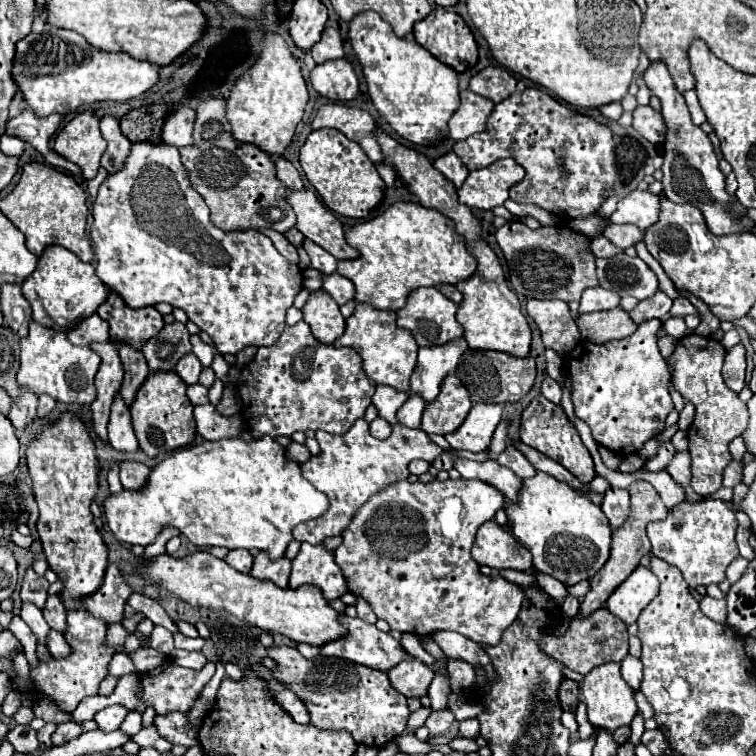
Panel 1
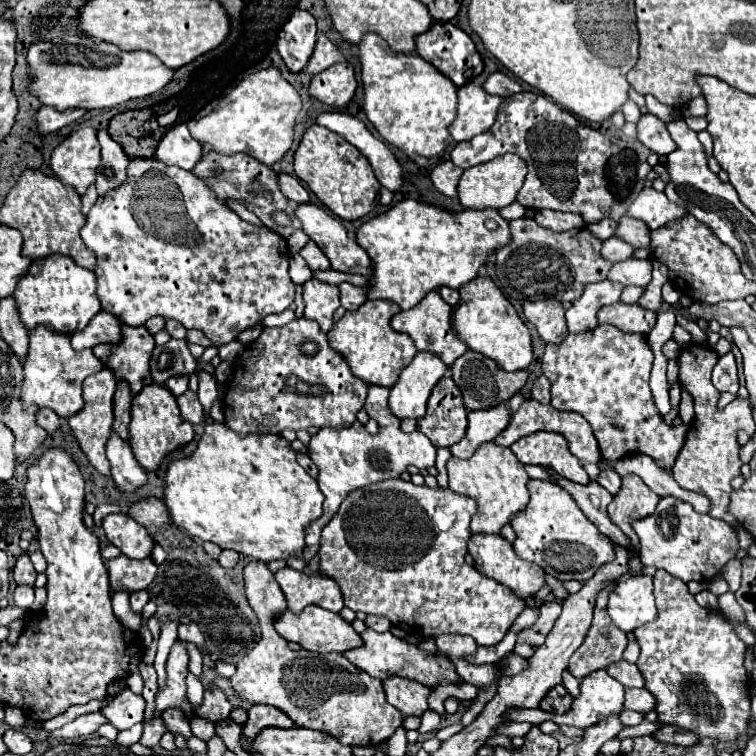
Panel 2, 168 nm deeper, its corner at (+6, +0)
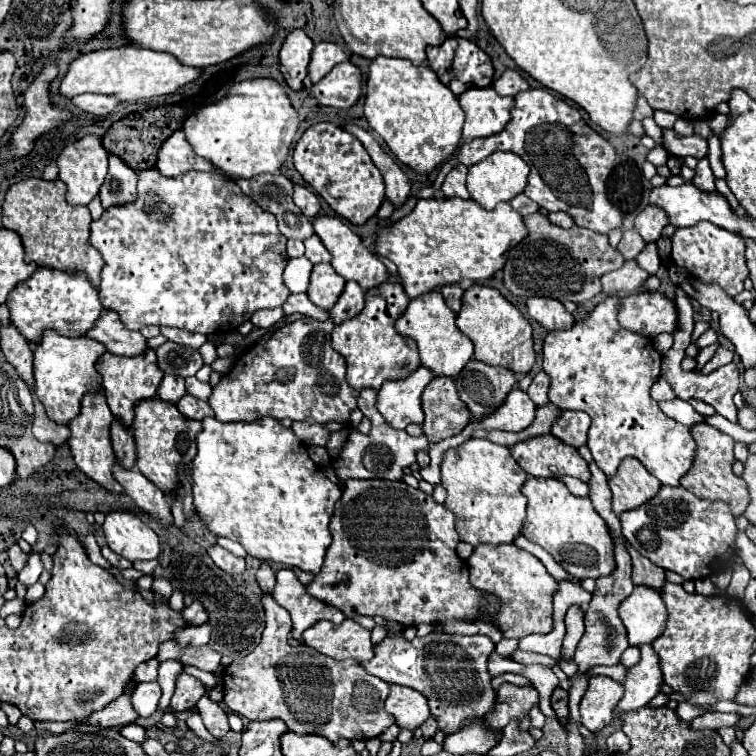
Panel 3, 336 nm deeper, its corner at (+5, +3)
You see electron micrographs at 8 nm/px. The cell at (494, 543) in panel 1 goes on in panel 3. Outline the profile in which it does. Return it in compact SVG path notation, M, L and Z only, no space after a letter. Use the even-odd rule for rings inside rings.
M487 543L477 545L473 555L467 561L471 583L479 591L495 593L501 599L499 613L499 629L503 637L521 639L529 633L549 633L553 627L553 593L555 579L549 575L545 565L531 553L515 547L513 543L501 543L497 547L489 547Z

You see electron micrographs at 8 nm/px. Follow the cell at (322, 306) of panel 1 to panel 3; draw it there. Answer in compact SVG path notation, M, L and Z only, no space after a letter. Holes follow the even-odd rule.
M329 263L313 265L311 283L307 289L311 303L315 303L321 309L331 309L337 303L343 287L345 287L345 279L337 275Z

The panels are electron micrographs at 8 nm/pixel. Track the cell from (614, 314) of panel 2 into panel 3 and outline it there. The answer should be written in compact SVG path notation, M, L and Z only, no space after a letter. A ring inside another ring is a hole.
M639 291L621 299L619 325L643 337L671 333L677 327L677 309L671 299L659 291Z

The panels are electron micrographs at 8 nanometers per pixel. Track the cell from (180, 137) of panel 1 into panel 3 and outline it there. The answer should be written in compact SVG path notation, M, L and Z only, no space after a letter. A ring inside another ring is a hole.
M175 131L163 145L161 151L157 155L157 169L167 175L183 175L191 169L195 171L211 171L217 173L221 177L227 177L223 171L217 171L217 167L213 167L213 163L209 163L207 159L201 159L195 155L195 151L189 147L189 141L185 139L183 131Z

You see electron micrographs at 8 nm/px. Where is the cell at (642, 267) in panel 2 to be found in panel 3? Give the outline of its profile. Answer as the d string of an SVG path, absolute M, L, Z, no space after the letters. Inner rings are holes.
M655 243L645 245L645 249L637 255L637 259L635 259L635 261L637 261L637 265L639 265L643 271L647 271L649 275L655 275L655 273L657 273L657 269L659 269L659 265L661 265L657 245L655 245Z

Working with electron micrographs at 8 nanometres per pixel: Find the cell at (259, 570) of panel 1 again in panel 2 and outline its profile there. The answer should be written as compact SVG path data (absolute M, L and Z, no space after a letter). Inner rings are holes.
M256 560L256 562L250 562L244 568L244 584L246 584L246 598L248 598L252 610L256 612L256 616L260 620L262 640L254 646L252 652L248 652L236 664L236 674L230 678L236 694L250 704L276 706L286 716L290 716L290 720L296 726L312 728L312 730L318 730L318 732L328 732L330 736L334 736L338 742L342 742L346 746L378 746L380 742L388 740L396 732L396 728L400 726L402 718L400 718L400 712L386 702L382 682L368 676L360 668L356 668L342 654L326 654L322 658L322 656L312 654L312 652L294 652L294 650L288 648L288 642L284 638L280 638L280 634L274 628L274 620L286 610L284 608L286 598L278 590L274 574L266 568L264 562Z

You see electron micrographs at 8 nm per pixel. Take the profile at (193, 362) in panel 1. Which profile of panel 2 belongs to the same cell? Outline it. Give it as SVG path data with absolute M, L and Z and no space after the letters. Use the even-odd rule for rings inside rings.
M176 376L176 378L170 378L168 382L166 382L166 388L170 390L170 394L172 396L182 396L186 390L188 390L188 378L184 378L184 376Z

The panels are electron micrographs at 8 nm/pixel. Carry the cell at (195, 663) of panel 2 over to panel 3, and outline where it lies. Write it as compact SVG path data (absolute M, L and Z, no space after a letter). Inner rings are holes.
M209 687L205 691L205 695L199 699L197 703L197 709L201 713L201 719L207 727L207 731L221 739L227 731L229 731L229 723L227 723L227 717L225 717L225 711L219 707L219 703L215 703L211 697L209 697Z

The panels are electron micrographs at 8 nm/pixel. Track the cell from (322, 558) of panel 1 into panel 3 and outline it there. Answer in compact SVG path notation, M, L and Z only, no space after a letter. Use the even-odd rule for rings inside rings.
M291 569L277 571L277 585L273 589L273 597L281 607L285 607L291 613L293 619L291 635L297 641L301 641L301 633L307 627L321 619L327 619L331 623L341 623L345 619L345 615L341 615L337 607L329 607L327 603L313 599Z

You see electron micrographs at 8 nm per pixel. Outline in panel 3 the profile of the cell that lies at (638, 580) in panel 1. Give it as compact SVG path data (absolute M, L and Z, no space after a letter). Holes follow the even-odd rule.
M635 587L633 595L625 599L619 607L623 625L627 627L627 637L631 645L651 643L663 633L667 621L665 603L653 587Z

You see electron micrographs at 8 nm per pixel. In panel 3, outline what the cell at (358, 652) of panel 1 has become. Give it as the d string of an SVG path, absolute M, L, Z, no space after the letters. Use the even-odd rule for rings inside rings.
M429 633L425 637L415 637L413 641L401 635L387 635L375 645L375 657L369 663L361 663L371 675L405 687L413 687L429 699L431 713L439 721L439 729L453 733L461 729L467 719L481 719L495 701L495 691L491 689L491 677L487 673L487 659L495 651L495 643L487 635L449 635L449 633Z

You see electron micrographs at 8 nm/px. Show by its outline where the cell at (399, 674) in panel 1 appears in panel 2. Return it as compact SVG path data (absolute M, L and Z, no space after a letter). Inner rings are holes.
M388 678L384 680L386 700L400 710L404 716L422 716L428 710L430 690L418 682L406 678Z

